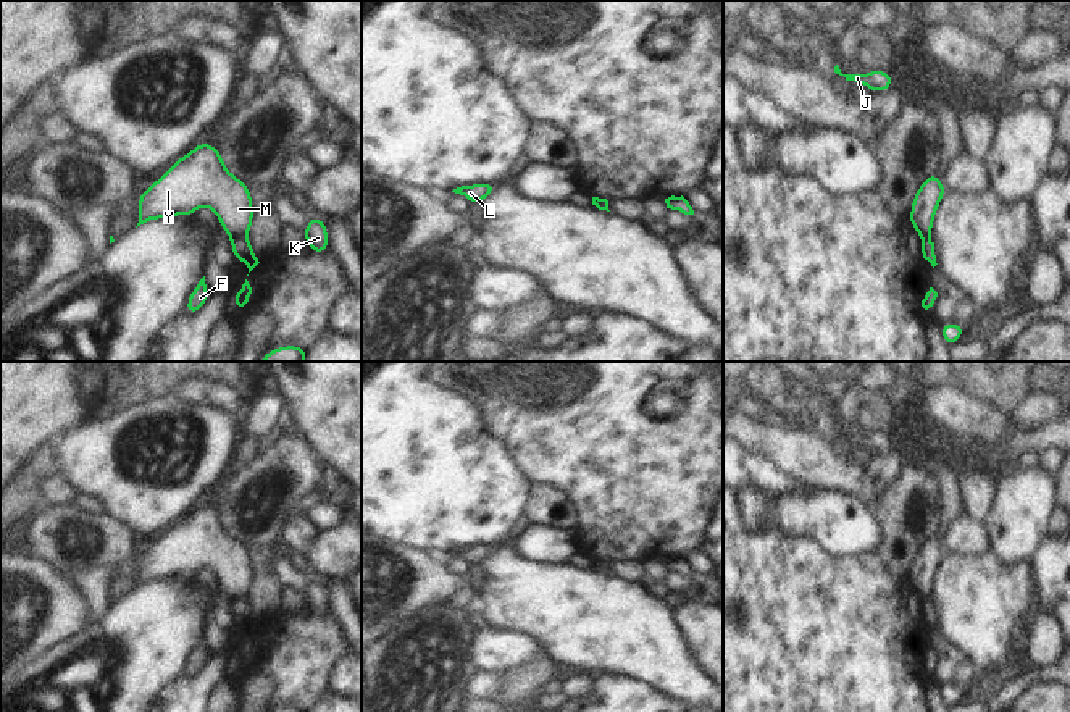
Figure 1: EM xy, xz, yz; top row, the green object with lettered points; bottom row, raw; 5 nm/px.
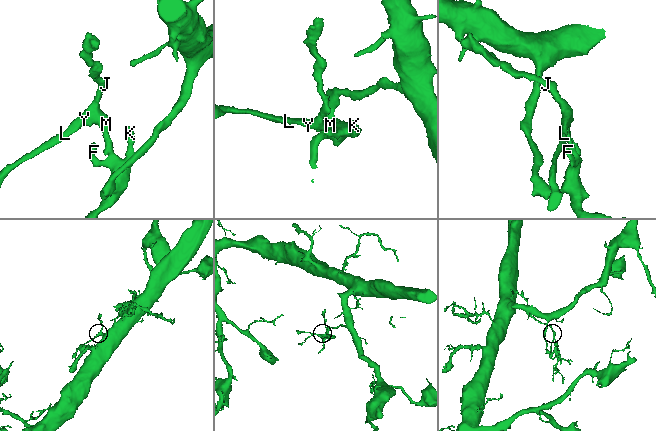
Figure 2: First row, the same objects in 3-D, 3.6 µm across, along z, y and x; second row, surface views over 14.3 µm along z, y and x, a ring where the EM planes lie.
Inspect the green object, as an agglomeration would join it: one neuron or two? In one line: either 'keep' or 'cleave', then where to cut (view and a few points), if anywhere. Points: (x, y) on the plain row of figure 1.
cleave; cut in xy along (246, 598), (234, 598), (231, 601)

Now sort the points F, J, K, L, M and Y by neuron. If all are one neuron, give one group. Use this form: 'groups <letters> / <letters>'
groups F K / J L M Y

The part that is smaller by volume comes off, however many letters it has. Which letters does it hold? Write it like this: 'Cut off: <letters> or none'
Cut off: J, L, M, Y.

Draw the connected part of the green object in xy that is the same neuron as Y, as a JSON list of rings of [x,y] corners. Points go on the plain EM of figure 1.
[[[205,500],[176,521],[160,541],[137,560],[137,588],[168,578],[194,578],[199,568],[208,568],[232,599],[247,599],[253,586],[253,562],[247,544],[231,536],[221,512]]]

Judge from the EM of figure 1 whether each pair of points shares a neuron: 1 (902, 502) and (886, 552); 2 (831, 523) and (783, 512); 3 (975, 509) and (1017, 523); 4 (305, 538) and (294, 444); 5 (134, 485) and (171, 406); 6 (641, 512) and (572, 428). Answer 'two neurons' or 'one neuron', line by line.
1: one neuron
2: one neuron
3: two neurons
4: two neurons
5: one neuron
6: one neuron

